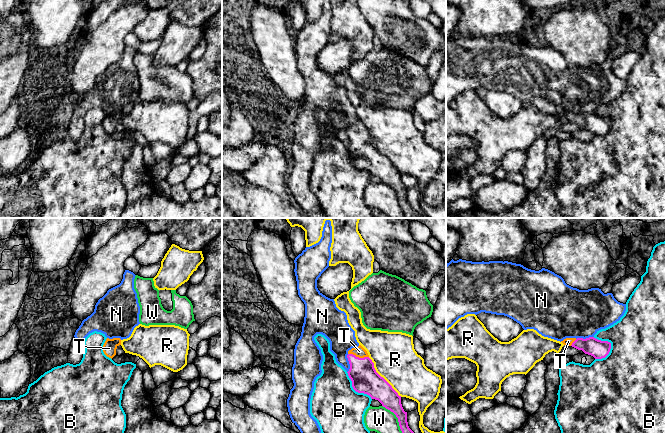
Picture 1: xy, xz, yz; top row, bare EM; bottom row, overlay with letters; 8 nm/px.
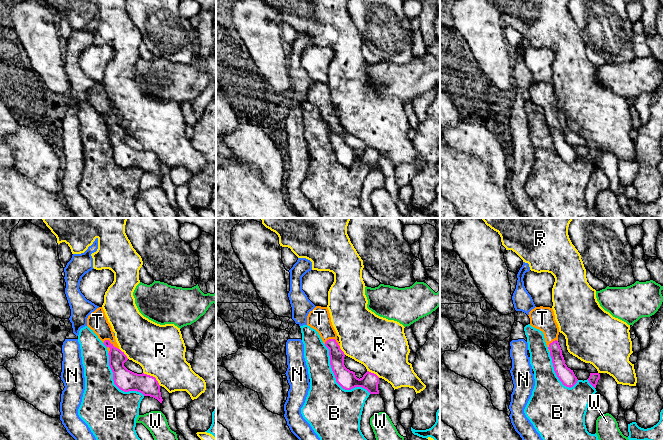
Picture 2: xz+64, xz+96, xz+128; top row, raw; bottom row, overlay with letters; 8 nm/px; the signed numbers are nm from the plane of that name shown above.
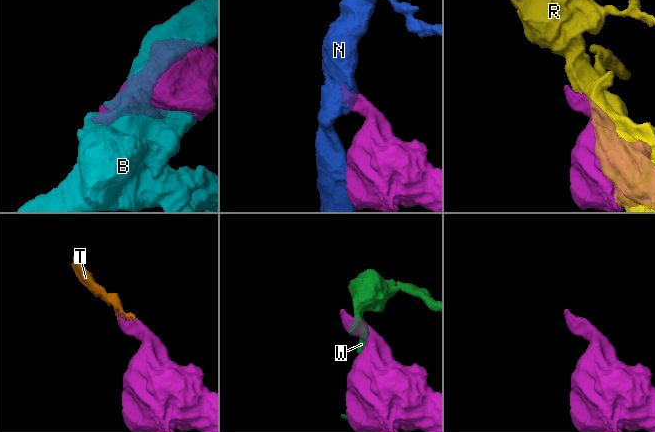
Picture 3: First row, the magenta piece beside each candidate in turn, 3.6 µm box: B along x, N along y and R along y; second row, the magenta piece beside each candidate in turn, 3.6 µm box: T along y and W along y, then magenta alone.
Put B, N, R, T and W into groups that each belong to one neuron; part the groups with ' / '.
B / N / R / T / W

